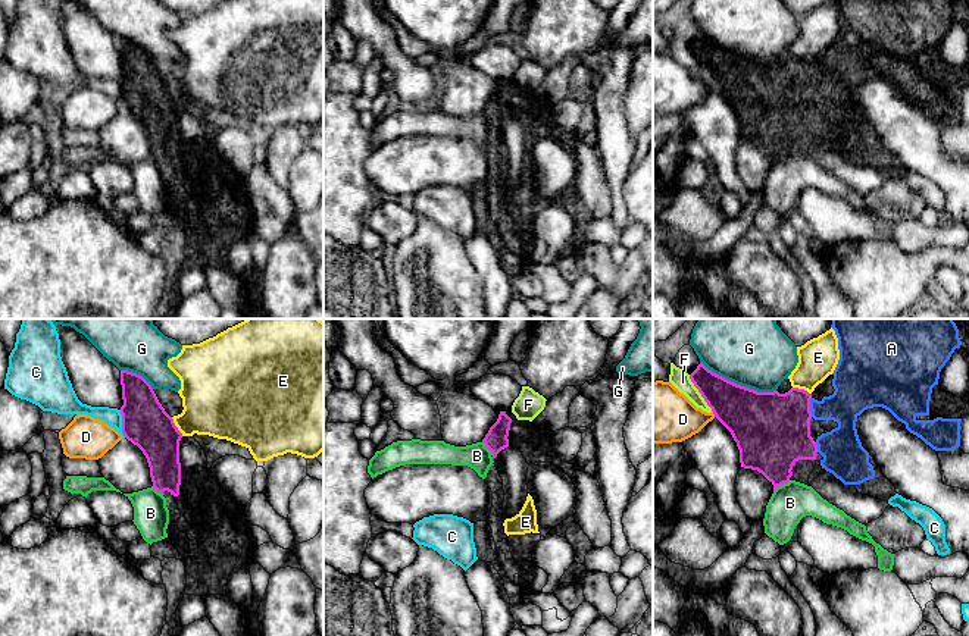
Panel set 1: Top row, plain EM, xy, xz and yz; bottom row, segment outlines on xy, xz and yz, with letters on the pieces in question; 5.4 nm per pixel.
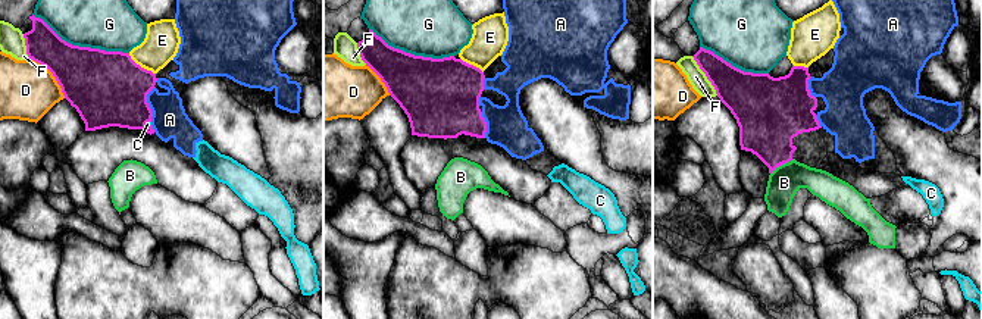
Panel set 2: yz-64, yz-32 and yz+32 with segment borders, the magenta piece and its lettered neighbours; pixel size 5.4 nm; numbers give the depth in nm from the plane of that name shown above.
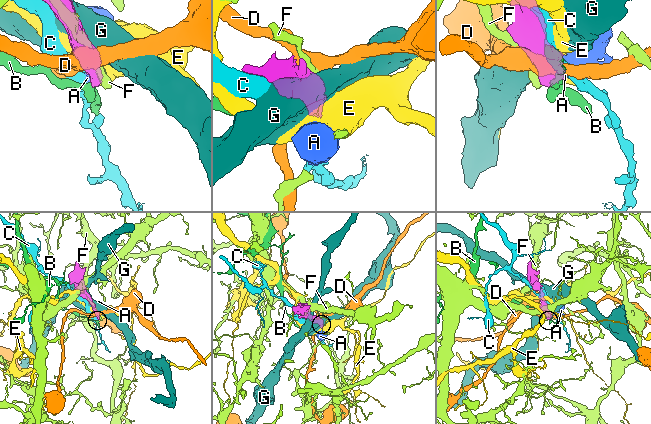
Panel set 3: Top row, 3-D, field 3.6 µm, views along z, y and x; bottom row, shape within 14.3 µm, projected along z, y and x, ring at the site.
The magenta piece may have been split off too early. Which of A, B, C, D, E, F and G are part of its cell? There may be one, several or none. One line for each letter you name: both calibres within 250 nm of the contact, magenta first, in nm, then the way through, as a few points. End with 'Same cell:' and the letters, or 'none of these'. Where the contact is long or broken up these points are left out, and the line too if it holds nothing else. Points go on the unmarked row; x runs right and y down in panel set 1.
A: calibres 420 and 200 nm; way yz (772, 102), (796, 78), (809, 78), (841, 78), (853, 66)
Same cell: A

